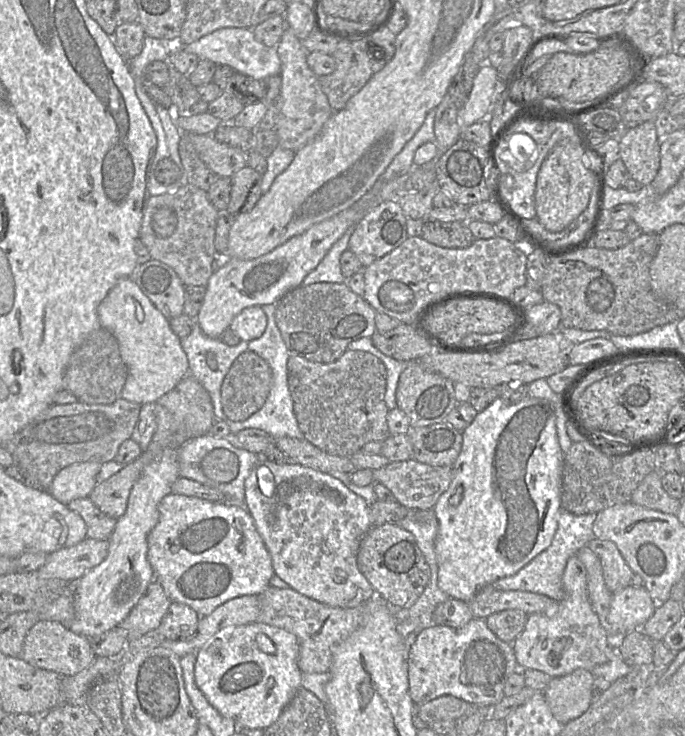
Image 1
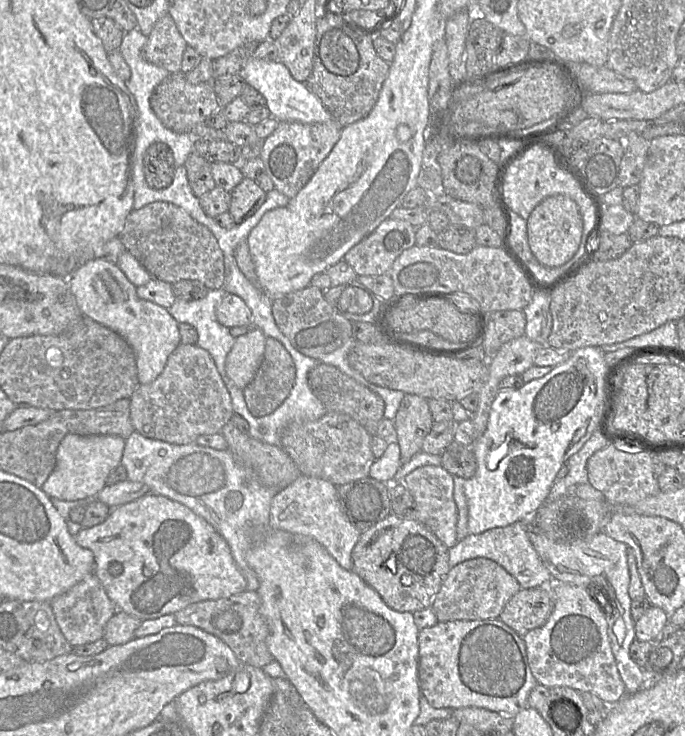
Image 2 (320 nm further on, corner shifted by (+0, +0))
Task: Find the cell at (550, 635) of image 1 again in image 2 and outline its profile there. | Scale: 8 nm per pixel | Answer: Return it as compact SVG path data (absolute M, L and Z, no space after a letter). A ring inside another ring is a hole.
M552 578L556 603L547 622L524 635L528 662L538 683L547 687L569 686L579 692L591 692L599 696L606 705L615 704L626 693L626 686L620 676L608 635L608 606L600 603L585 586L560 582Z

